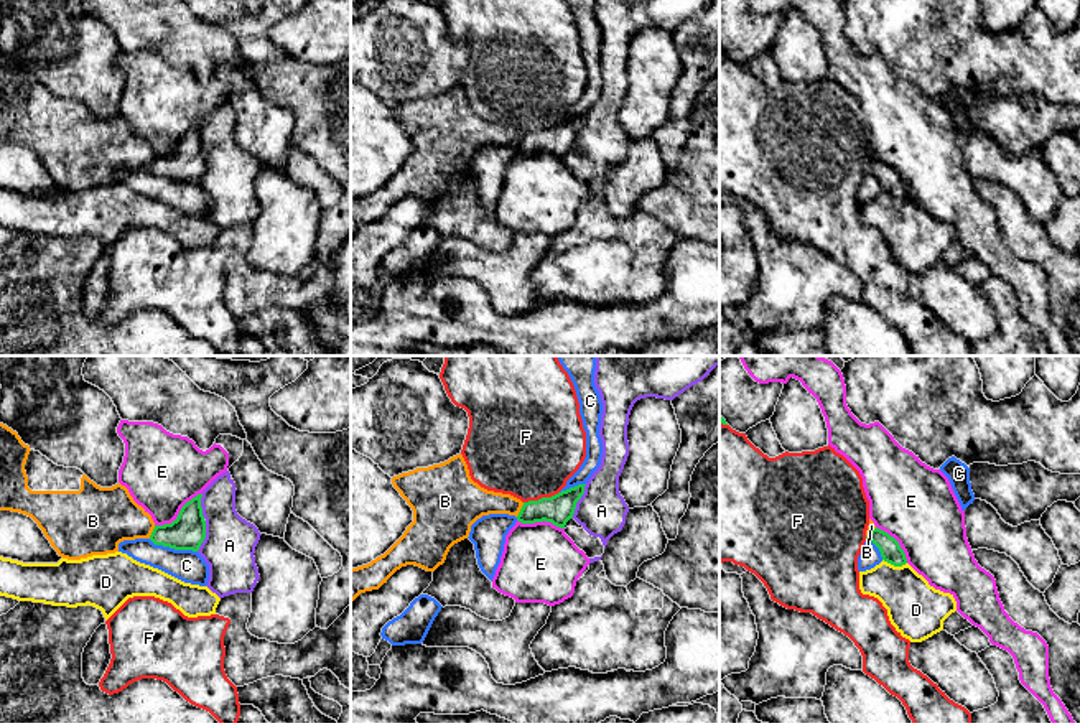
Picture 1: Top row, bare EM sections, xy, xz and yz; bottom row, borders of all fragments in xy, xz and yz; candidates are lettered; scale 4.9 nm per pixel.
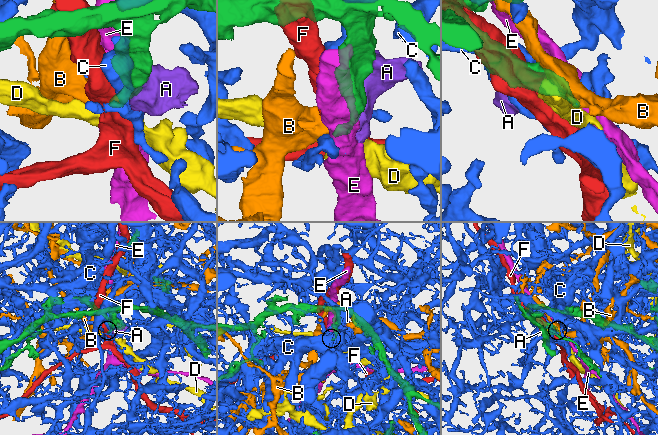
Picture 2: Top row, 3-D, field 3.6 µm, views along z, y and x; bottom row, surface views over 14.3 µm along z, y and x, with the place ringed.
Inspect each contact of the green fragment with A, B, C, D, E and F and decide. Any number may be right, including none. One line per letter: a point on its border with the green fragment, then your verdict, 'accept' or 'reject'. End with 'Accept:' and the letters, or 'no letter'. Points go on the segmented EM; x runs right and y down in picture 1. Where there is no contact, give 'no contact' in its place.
A: contact xz (578, 499); reject
B: contact xz (521, 509); reject
C: contact xy (173, 547); reject
D: contact yz (894, 565); reject
E: contact xy (180, 513); reject
F: contact xz (542, 498); reject
Accept: no letter

